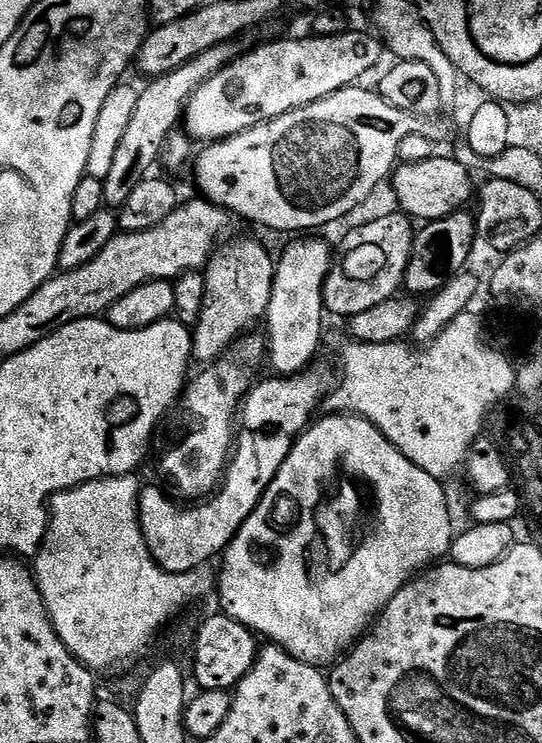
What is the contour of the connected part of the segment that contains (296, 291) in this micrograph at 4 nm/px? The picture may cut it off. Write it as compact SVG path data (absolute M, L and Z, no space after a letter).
M296 238L276 260L274 286L270 290L270 306L266 317L266 360L272 363L272 372L292 376L303 372L317 359L320 335L324 332L324 282L332 269L333 249L324 240Z

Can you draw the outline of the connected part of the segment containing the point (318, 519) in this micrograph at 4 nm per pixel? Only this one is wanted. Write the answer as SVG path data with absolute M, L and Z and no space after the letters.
M328 414L323 418L325 420L317 419L311 427L301 432L286 462L282 462L274 482L270 482L266 494L262 494L254 514L246 518L236 537L224 549L222 553L224 565L218 568L218 596L220 592L220 604L224 607L221 608L223 615L242 622L242 626L255 632L257 637L276 644L296 660L317 666L325 666L324 664L332 666L367 633L376 617L390 602L390 598L398 594L398 590L402 590L421 570L427 569L433 562L443 561L449 555L454 539L454 527L452 528L452 516L448 513L445 485L430 474L426 474L426 470L414 466L414 462L403 456L370 421L363 420L361 416L347 414Z

